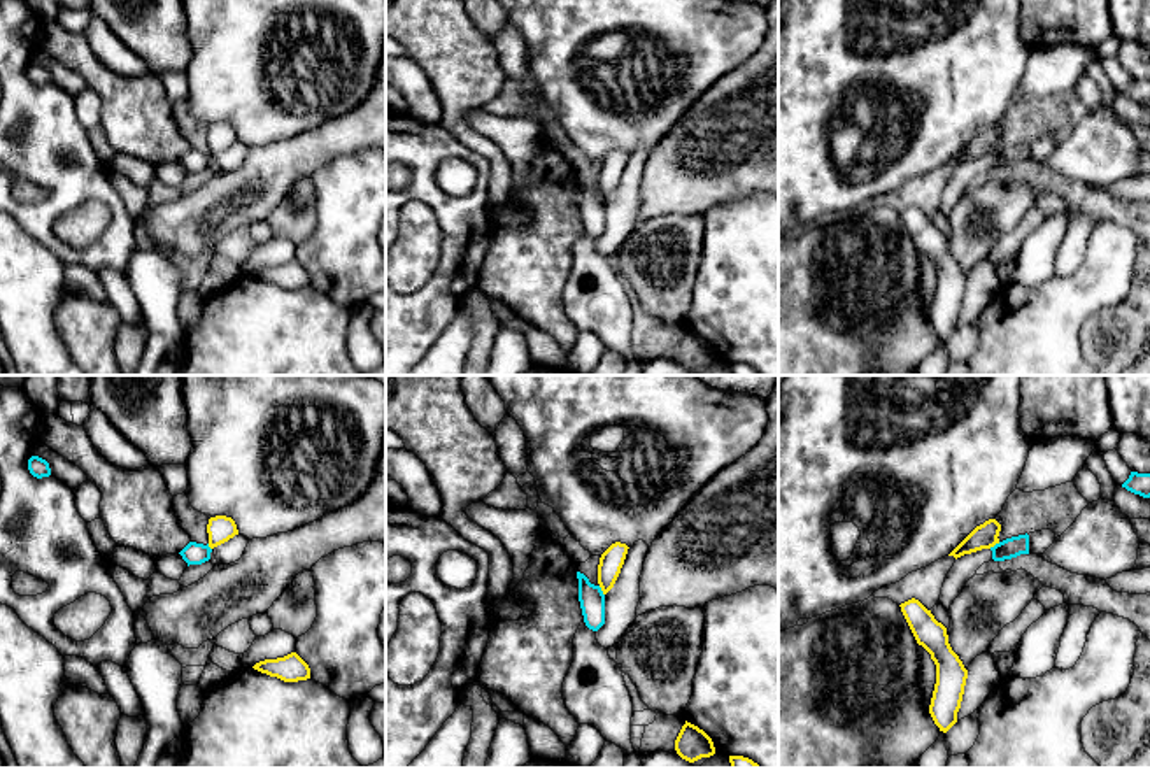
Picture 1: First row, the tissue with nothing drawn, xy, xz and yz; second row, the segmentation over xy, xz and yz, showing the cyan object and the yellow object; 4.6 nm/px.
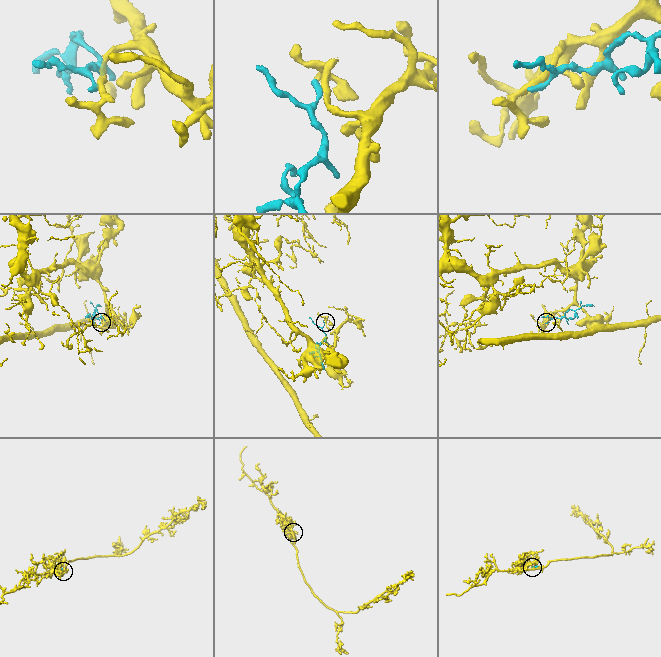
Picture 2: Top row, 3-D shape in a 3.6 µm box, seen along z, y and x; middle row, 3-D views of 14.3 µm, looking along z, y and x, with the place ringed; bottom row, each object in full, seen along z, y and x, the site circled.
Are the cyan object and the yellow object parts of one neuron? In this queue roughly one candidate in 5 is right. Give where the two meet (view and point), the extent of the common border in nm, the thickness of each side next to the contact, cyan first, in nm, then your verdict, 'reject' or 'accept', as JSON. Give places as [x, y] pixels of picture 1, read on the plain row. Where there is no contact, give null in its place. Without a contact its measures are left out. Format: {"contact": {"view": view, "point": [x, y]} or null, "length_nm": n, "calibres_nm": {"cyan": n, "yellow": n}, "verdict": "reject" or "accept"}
{"contact": {"view": "yz", "point": [996, 151]}, "length_nm": 60, "calibres_nm": {"cyan": 90, "yellow": 110}, "verdict": "reject"}

